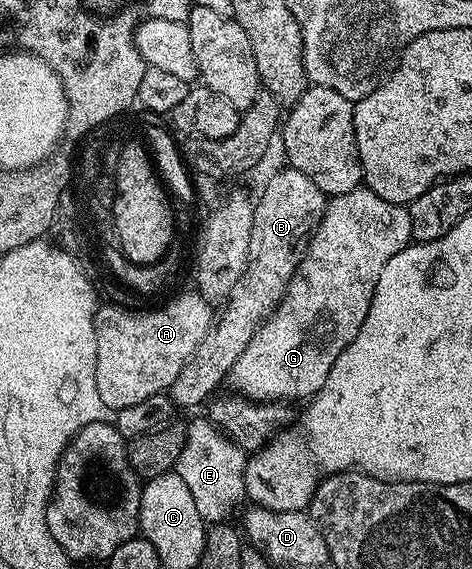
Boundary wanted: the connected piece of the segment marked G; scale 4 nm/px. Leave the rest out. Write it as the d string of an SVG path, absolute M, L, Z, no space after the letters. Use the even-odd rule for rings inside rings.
M365 188L333 195L327 201L320 224L310 236L308 249L292 276L286 295L258 329L256 336L248 340L248 348L240 352L240 360L232 364L228 375L228 386L234 389L231 391L249 398L251 402L289 403L290 398L309 399L324 380L328 380L328 372L332 372L332 364L336 364L340 352L356 340L356 332L360 332L360 324L364 324L364 316L368 316L368 308L376 292L376 280L380 280L384 264L388 264L396 252L411 242L410 212L406 206L380 200L376 192Z

